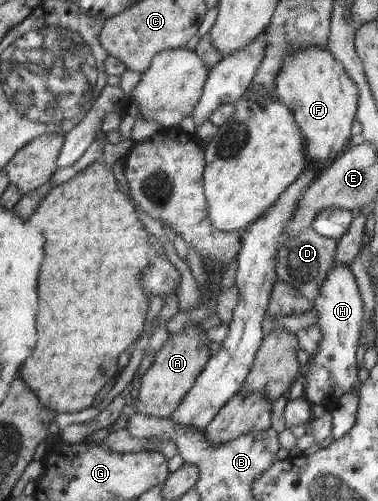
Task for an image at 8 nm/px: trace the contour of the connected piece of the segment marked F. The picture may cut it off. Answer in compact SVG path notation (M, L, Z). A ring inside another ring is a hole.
M307 45L289 53L275 80L274 92L275 98L291 109L302 132L309 162L323 167L349 146L359 89L328 49Z

